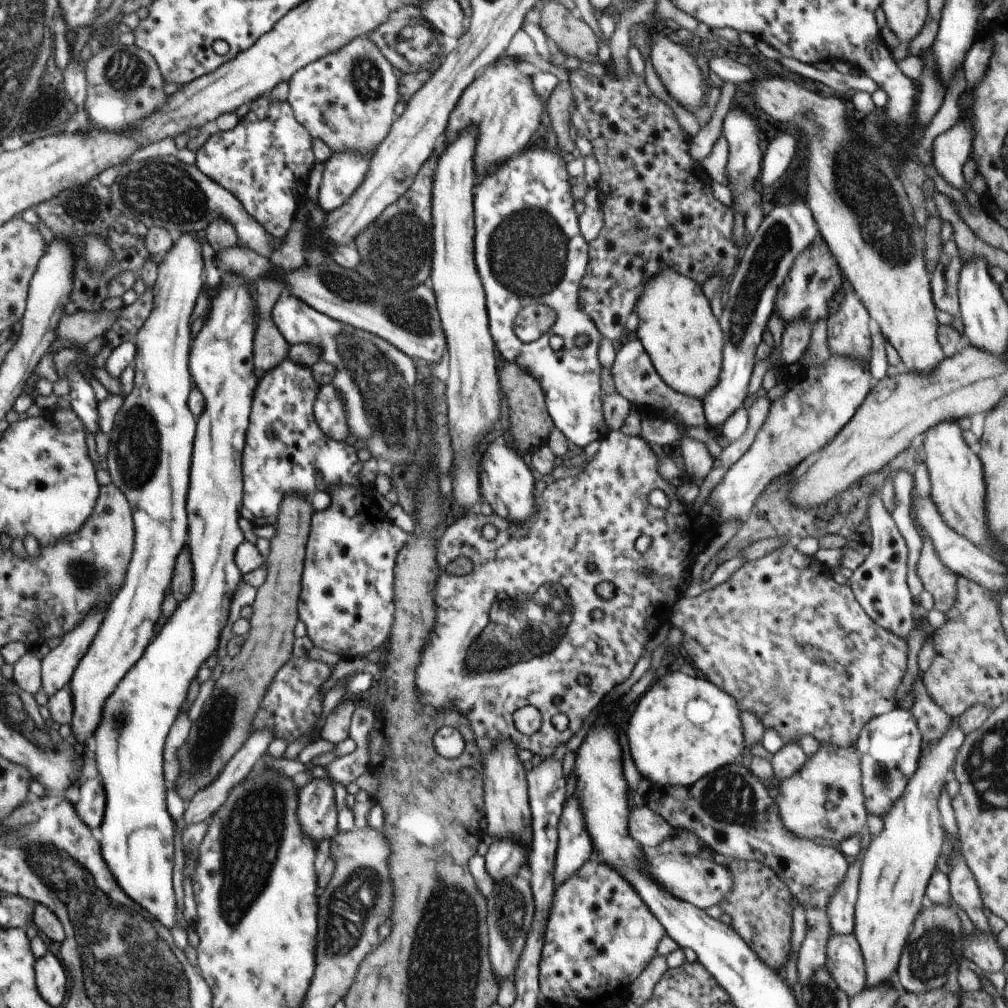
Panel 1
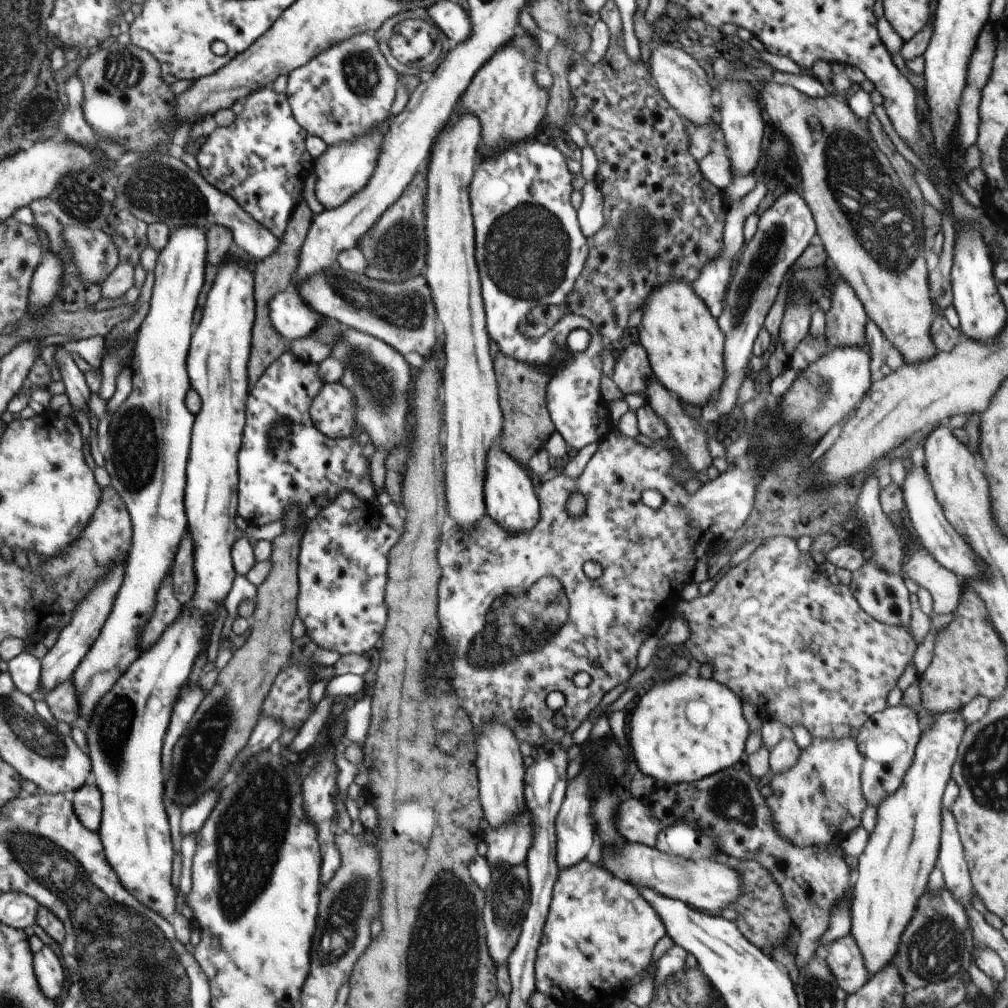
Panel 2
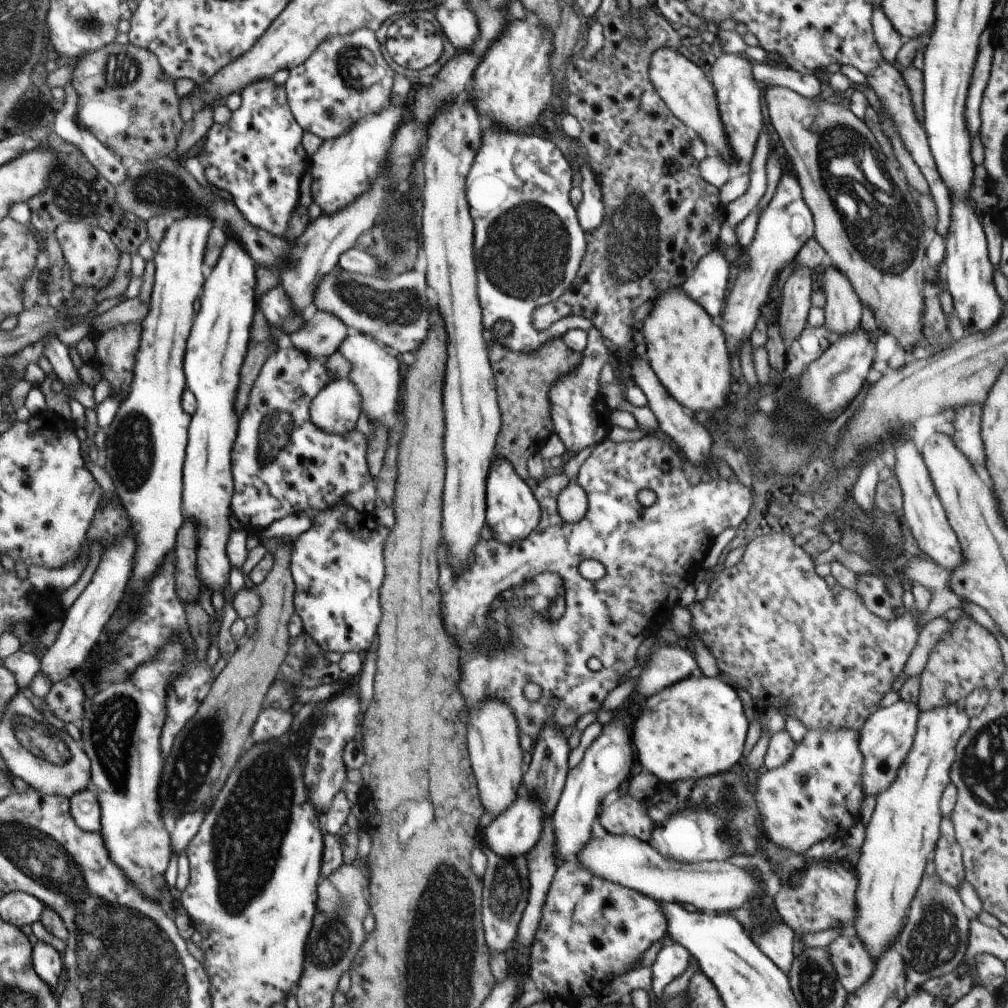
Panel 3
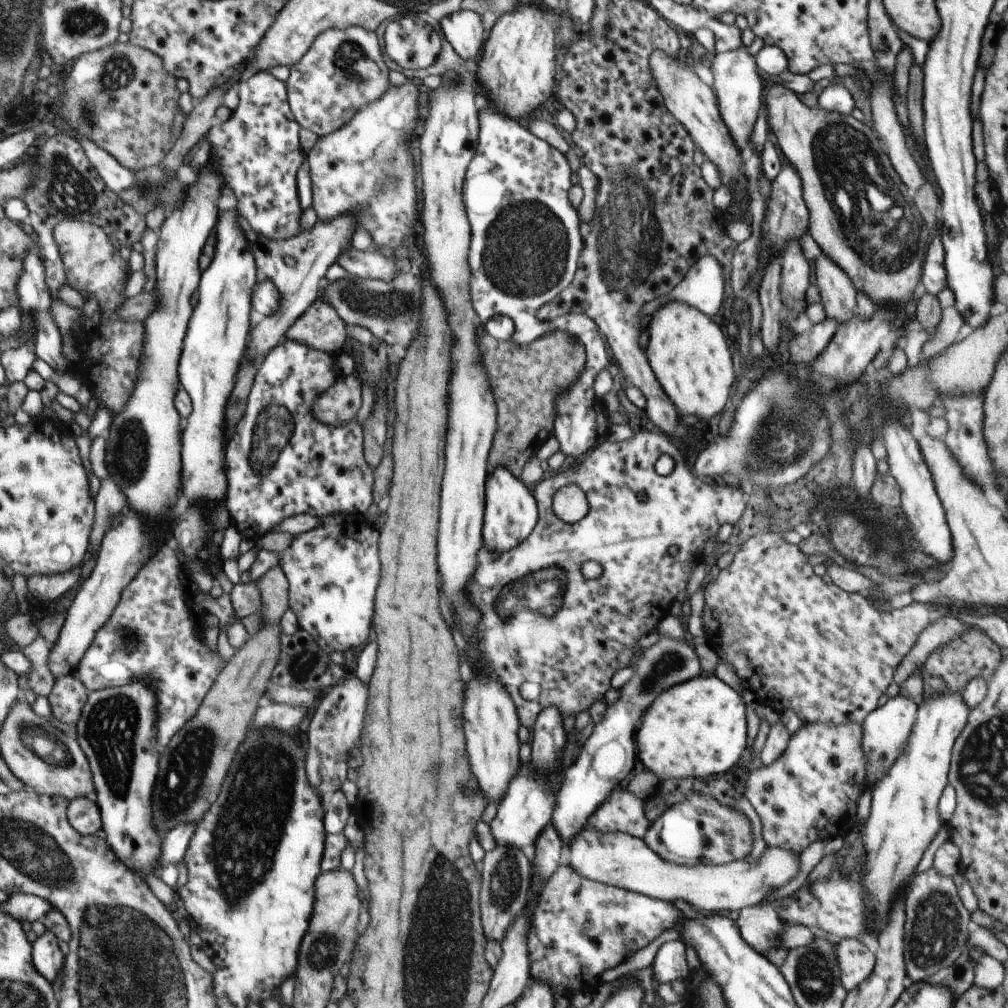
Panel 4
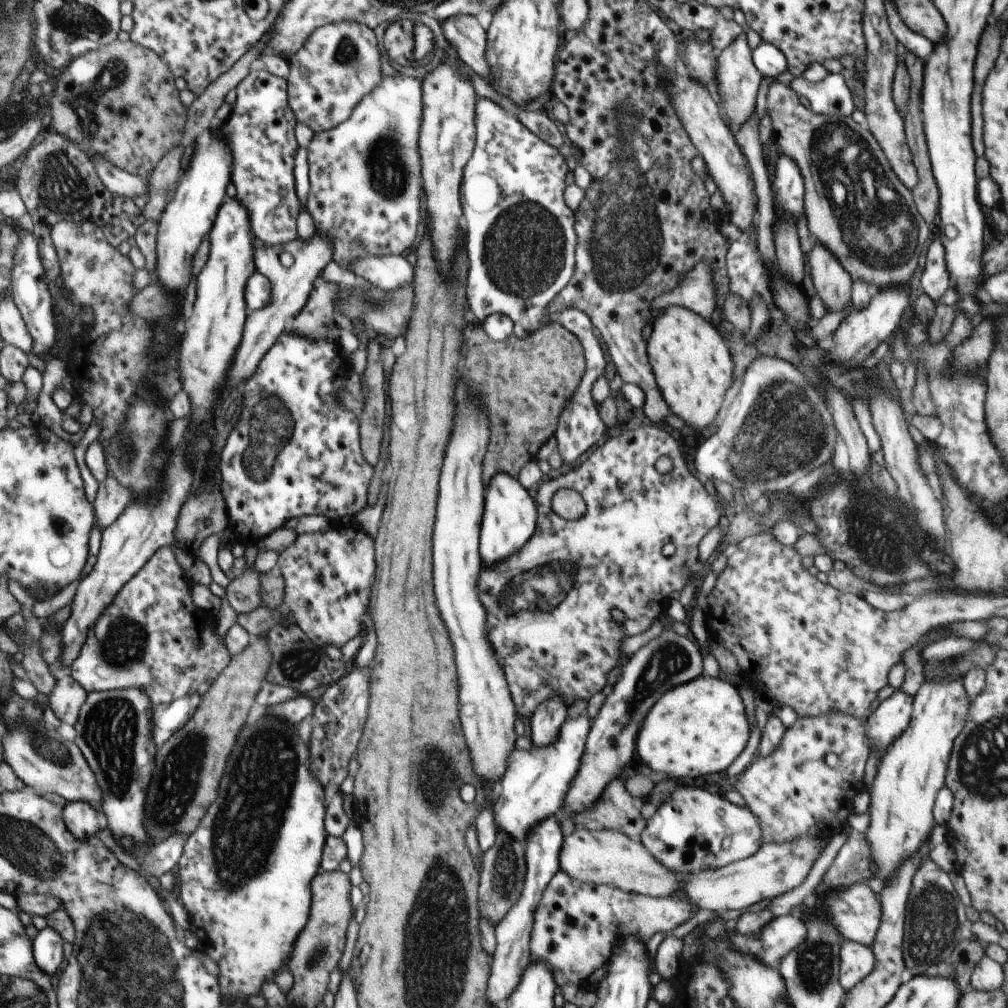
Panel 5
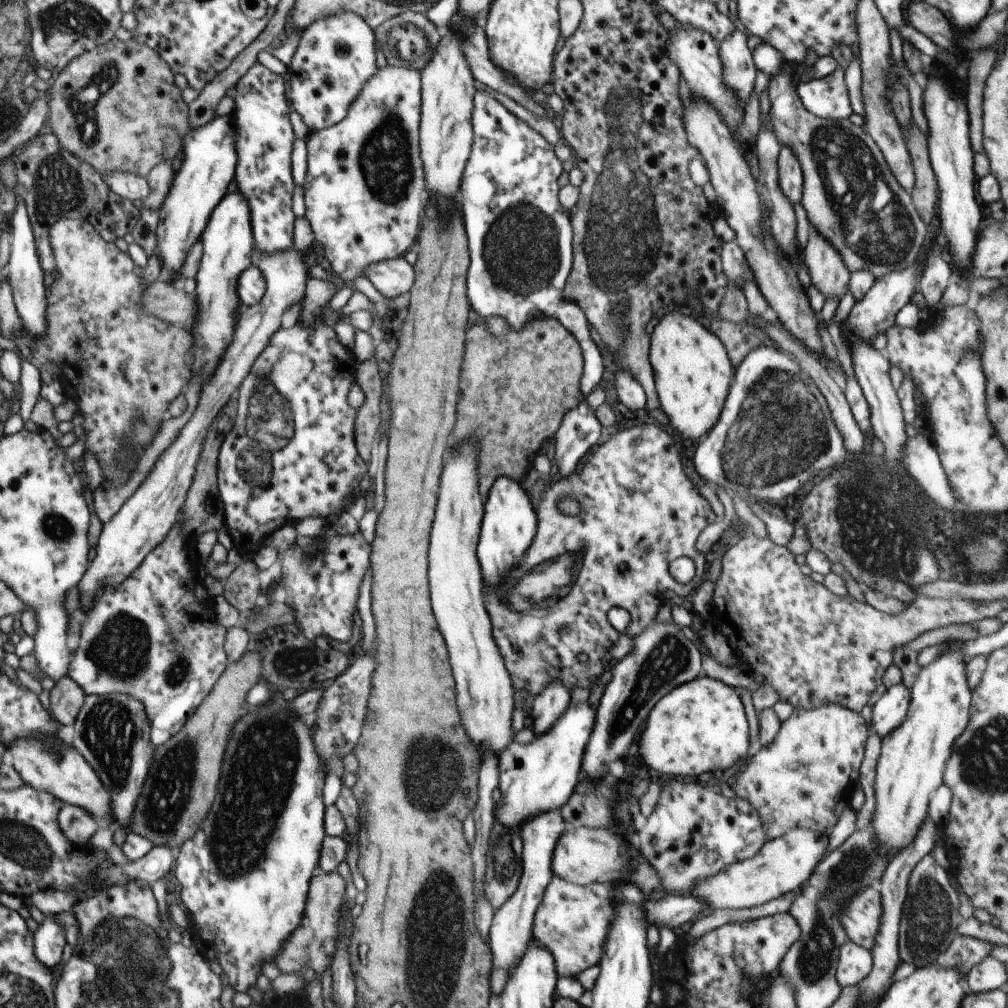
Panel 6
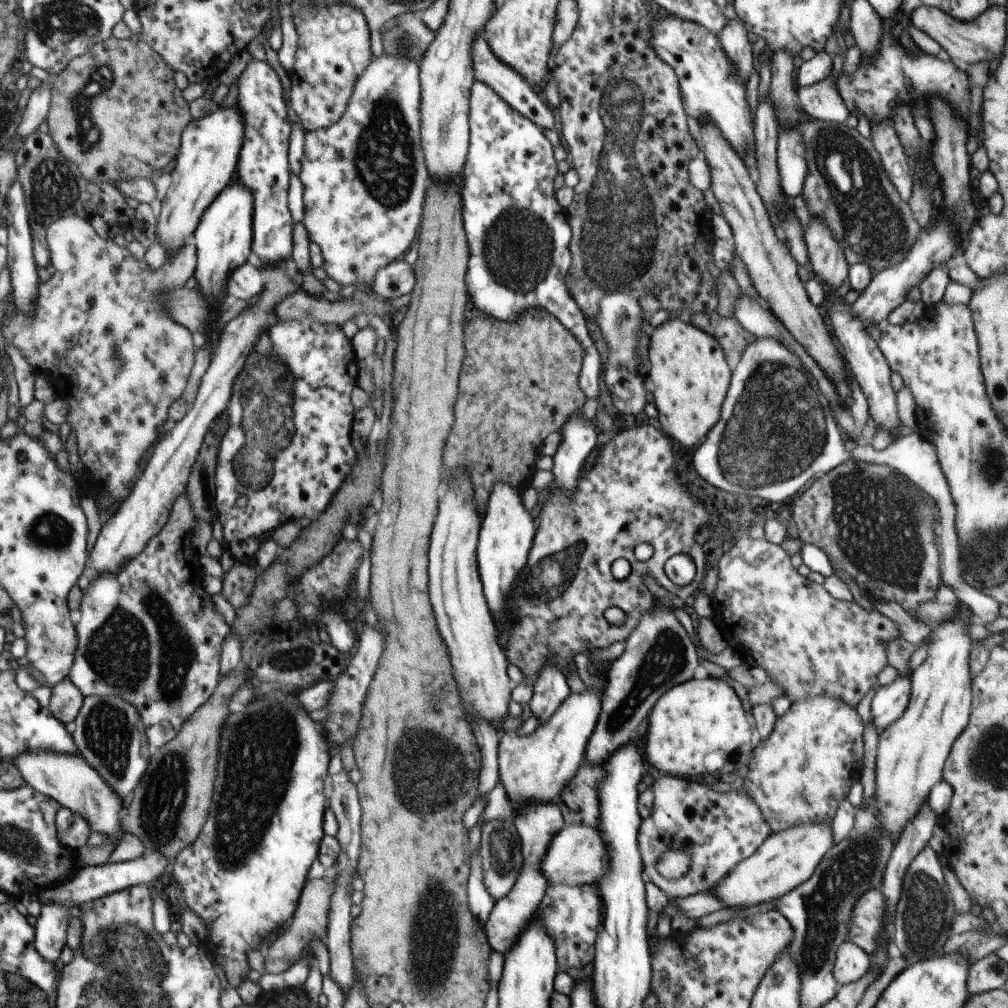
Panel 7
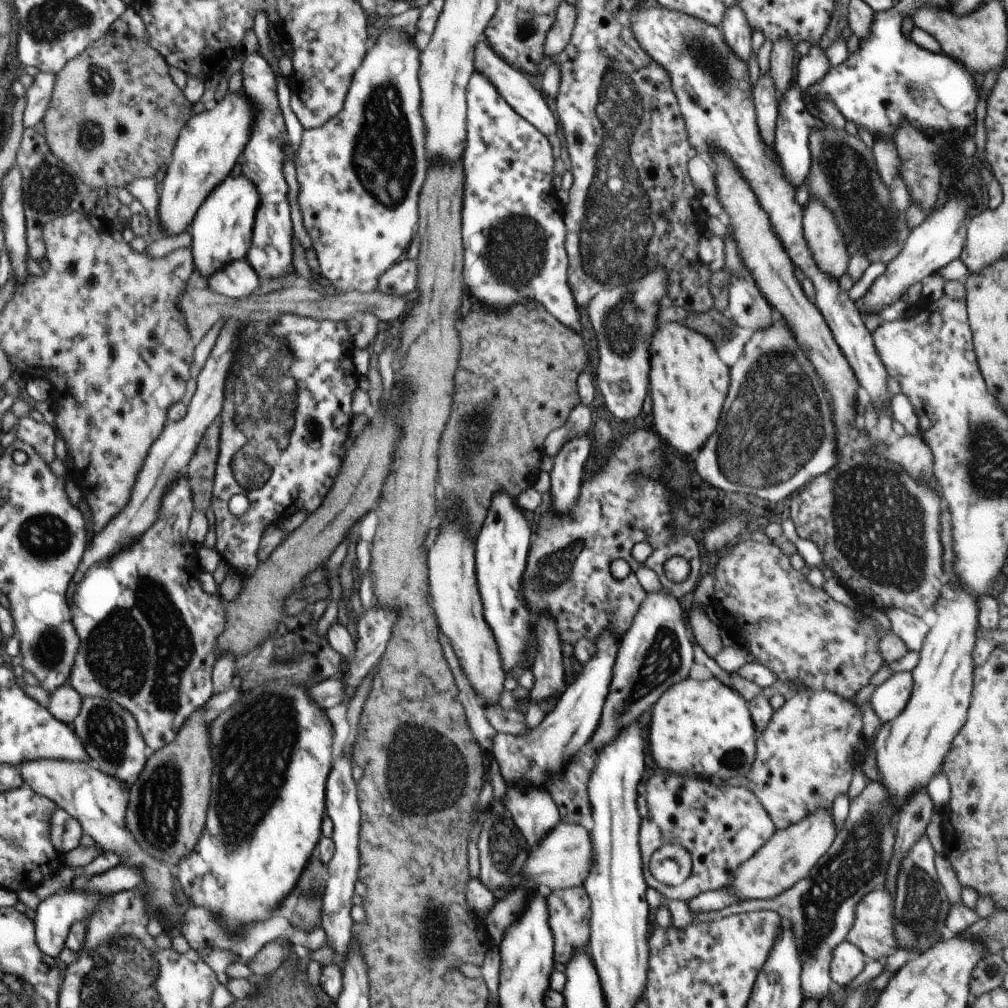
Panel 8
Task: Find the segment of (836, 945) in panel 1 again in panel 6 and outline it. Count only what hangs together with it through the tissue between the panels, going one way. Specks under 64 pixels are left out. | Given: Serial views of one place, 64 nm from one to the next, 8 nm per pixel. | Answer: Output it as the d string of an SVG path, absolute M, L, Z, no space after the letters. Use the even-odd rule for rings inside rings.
M847 940L839 950L836 978L842 988L856 986L873 967L873 956L858 944Z

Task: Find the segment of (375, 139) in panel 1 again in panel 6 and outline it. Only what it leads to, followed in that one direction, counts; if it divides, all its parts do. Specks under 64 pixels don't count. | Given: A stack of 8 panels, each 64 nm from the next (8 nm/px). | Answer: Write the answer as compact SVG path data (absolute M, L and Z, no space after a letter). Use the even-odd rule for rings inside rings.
M351 12L312 22L302 30L298 47L288 66L290 102L310 132L342 122L362 86L376 74L376 37L363 18Z

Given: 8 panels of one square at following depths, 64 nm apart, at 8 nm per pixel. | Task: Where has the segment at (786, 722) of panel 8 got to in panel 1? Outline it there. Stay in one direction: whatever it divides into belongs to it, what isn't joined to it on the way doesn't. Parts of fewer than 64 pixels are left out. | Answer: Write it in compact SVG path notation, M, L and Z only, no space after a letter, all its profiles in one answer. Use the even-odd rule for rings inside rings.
M820 742L820 744L818 752L812 754L808 758L808 762L792 778L774 782L780 792L775 800L784 828L790 830L794 836L812 841L822 838L822 840L832 840L831 842L840 844L848 838L861 834L866 826L866 797L862 790L860 755L855 746L838 748L838 746L832 746L826 742Z

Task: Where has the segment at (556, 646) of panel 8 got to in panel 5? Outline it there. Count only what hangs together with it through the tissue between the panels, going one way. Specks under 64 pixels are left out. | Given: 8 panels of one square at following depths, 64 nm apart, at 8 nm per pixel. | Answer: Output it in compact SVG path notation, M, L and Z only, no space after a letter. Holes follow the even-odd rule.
M560 696L548 698L538 704L532 718L527 720L527 732L532 741L532 746L550 746L558 740L558 732L566 722L568 708Z

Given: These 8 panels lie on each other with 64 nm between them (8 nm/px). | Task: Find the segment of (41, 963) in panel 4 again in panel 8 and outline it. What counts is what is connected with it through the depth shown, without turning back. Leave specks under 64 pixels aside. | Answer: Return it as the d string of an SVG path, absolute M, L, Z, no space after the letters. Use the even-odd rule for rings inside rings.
M67 888L50 895L46 900L41 900L35 911L36 942L39 949L50 958L58 958L60 950L64 948L66 934L71 932L71 927L76 922L85 922L90 914L104 902L105 896L96 892L78 892Z

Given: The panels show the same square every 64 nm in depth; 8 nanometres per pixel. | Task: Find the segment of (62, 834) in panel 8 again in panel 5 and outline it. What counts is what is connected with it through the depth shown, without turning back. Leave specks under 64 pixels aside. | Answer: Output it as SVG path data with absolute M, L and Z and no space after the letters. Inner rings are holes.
M69 802L63 810L64 824L74 834L76 840L88 840L94 836L98 826L98 811L88 802Z

